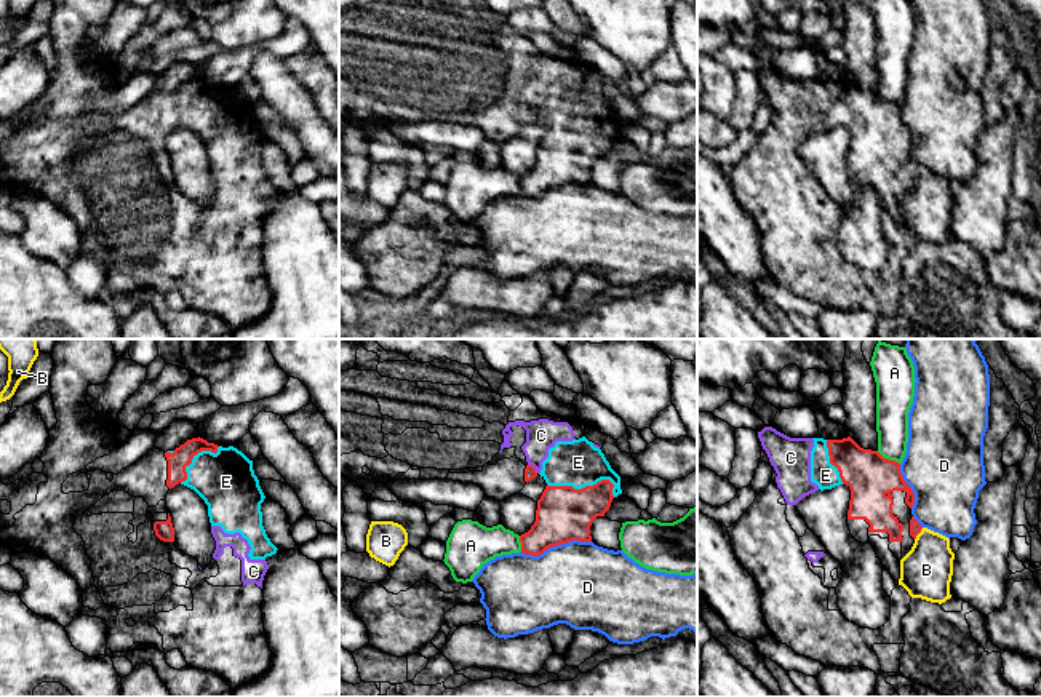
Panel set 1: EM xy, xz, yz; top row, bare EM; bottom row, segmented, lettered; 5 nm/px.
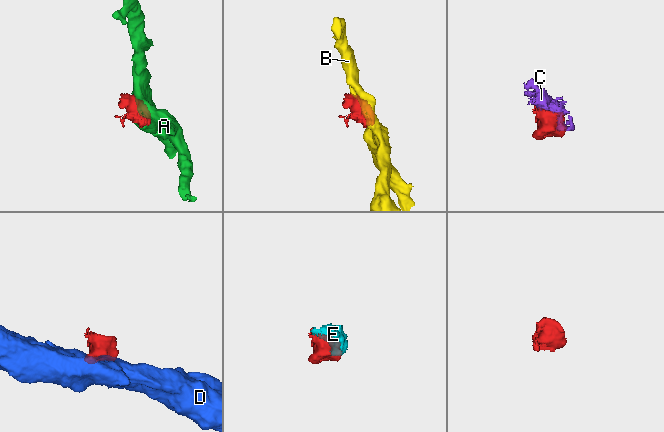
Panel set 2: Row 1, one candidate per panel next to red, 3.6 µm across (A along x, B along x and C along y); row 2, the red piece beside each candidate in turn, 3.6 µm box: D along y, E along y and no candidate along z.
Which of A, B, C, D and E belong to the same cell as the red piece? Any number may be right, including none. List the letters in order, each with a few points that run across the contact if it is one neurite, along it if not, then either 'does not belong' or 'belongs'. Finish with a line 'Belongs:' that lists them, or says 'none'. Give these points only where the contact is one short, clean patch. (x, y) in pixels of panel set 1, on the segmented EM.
A: yz (877, 451), (899, 464) | does not belong
B: yz (923, 528), (915, 539) | does not belong
C: belongs
D: does not belong
E: belongs
Belongs: C, E

